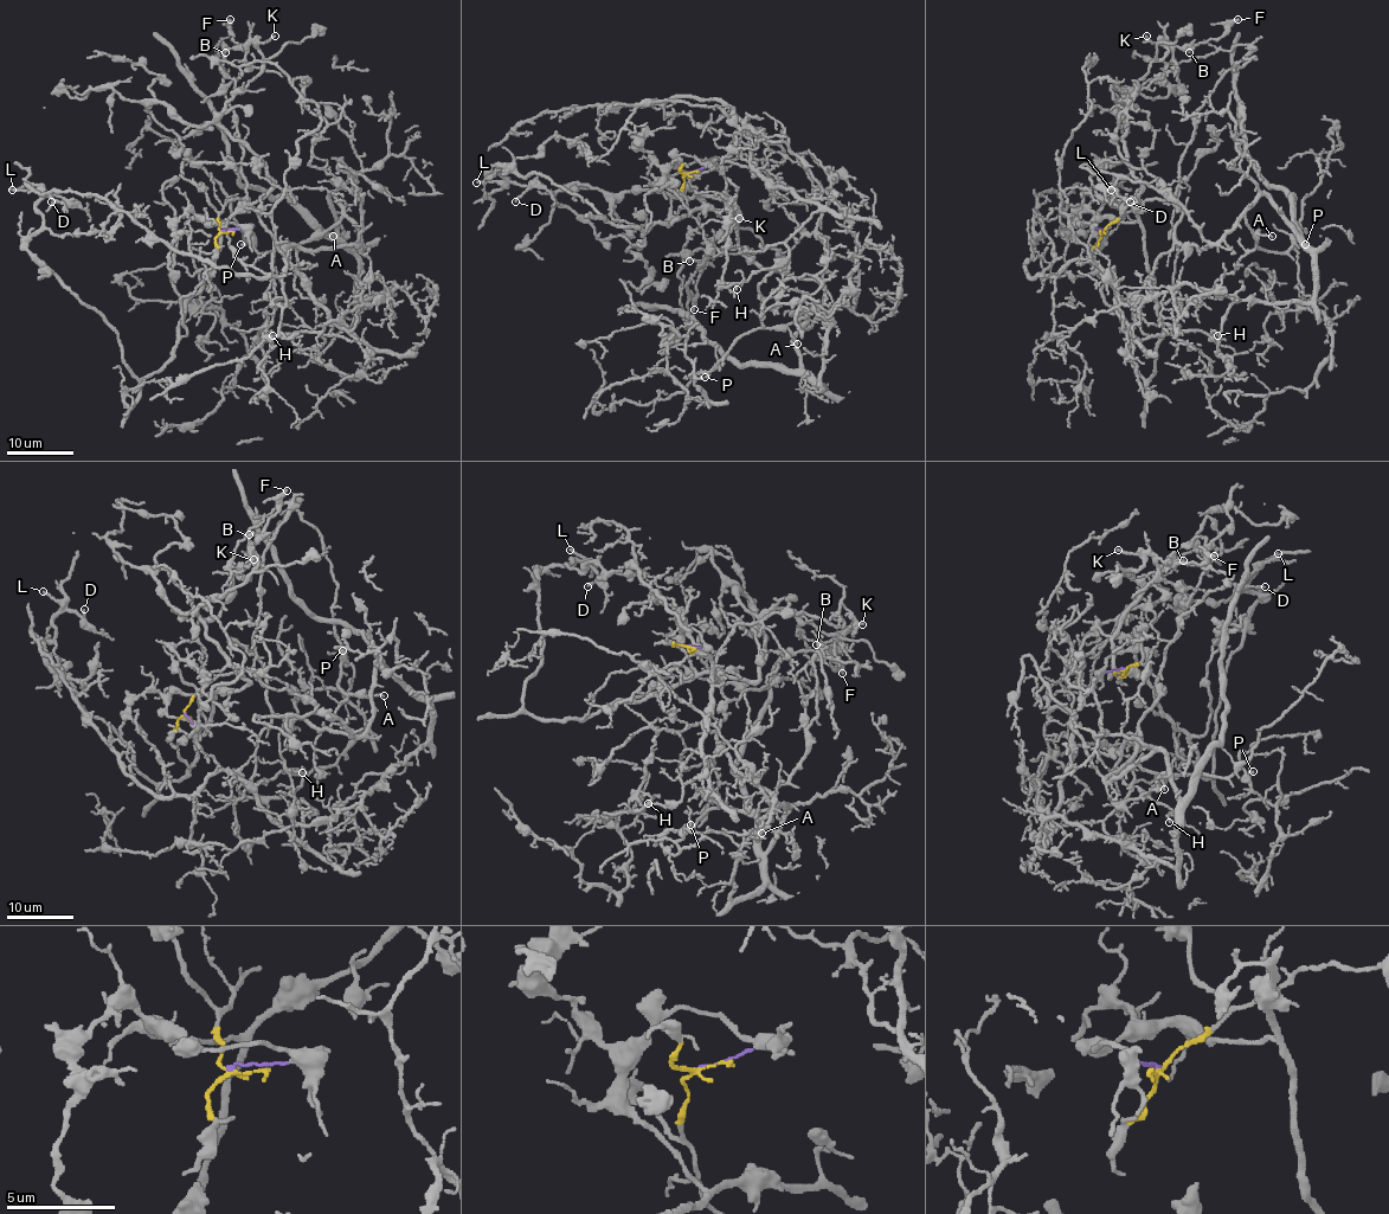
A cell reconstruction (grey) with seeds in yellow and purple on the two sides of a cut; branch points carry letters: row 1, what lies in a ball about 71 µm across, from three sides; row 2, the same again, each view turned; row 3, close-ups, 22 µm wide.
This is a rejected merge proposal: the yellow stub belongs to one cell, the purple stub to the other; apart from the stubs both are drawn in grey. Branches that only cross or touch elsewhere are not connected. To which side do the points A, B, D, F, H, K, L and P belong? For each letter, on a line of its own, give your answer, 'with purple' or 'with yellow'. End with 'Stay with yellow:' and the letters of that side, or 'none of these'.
A: with yellow
B: with purple
D: with purple
F: with purple
H: with yellow
K: with purple
L: with purple
P: with yellow
Stay with yellow: A, H, P

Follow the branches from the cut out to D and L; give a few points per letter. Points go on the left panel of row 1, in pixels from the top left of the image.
D: (222, 231), (239, 226), (201, 217), (223, 222), (214, 269), (141, 379), (29, 250), (51, 201)
L: (222, 231), (239, 226), (201, 217), (223, 222), (214, 269), (141, 379), (29, 250), (40, 197), (12, 190)

